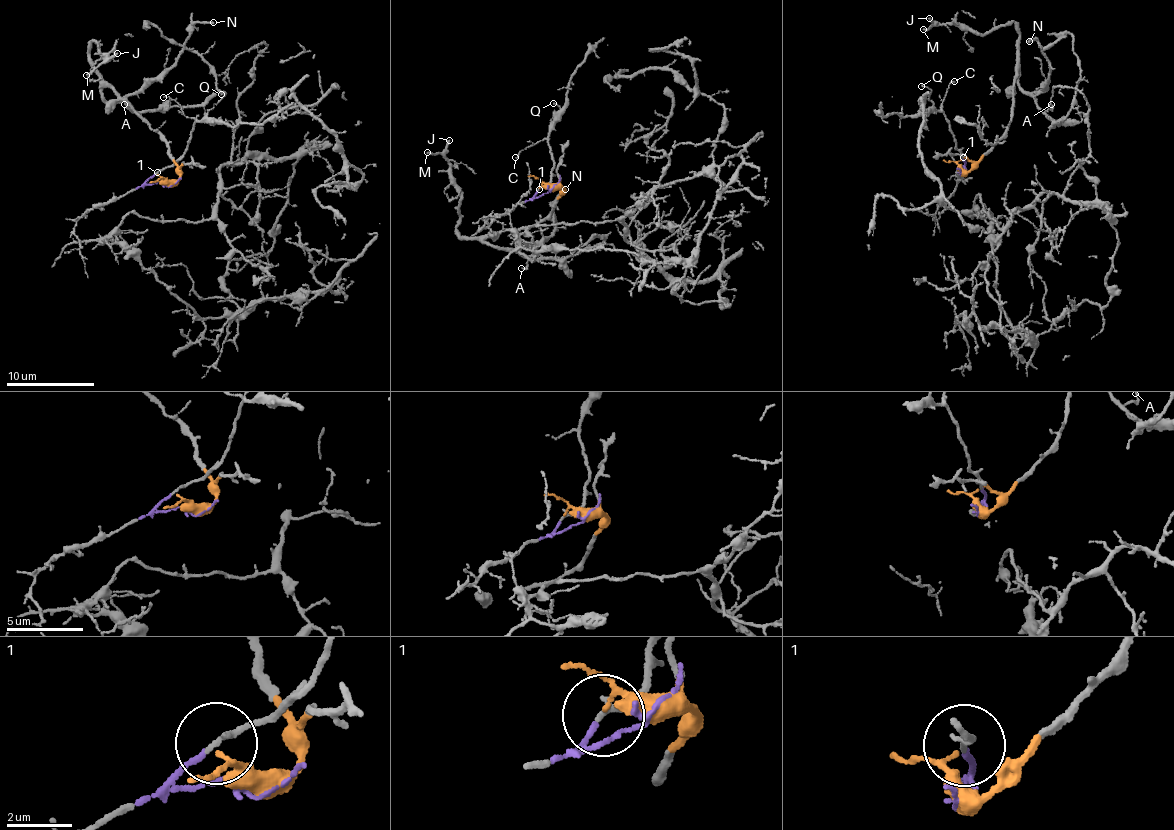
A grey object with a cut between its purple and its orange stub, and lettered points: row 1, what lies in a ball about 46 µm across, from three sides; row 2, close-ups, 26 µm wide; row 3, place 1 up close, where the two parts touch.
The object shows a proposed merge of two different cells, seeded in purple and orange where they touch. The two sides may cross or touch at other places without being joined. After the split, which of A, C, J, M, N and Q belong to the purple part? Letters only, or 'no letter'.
C, Q

